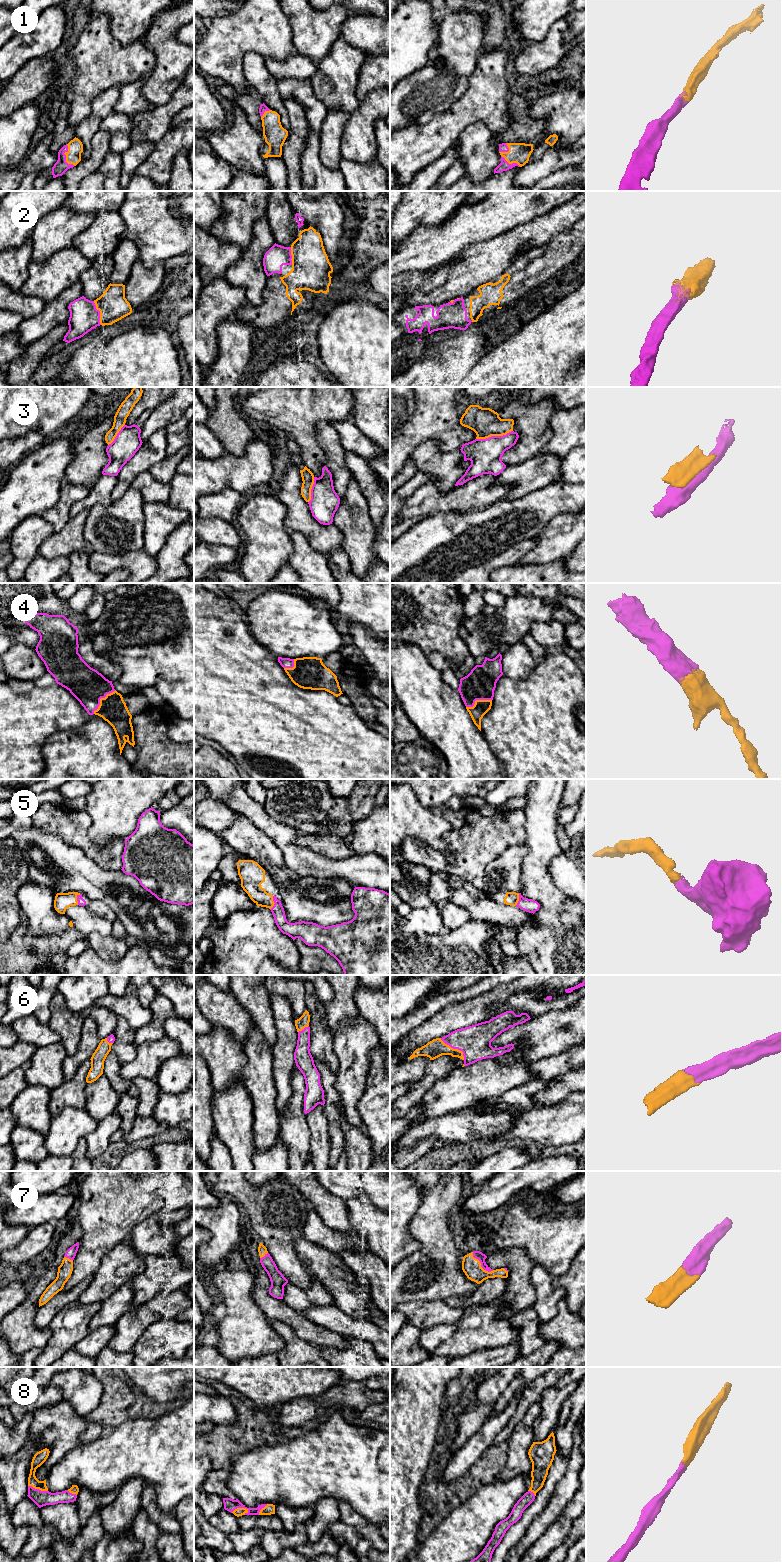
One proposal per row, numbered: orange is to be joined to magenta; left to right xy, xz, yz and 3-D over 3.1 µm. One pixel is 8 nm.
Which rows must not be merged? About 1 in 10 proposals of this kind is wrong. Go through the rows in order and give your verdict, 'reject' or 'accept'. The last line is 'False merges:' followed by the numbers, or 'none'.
1: accept
2: accept
3: reject
4: accept
5: accept
6: accept
7: accept
8: accept
False merges: 3

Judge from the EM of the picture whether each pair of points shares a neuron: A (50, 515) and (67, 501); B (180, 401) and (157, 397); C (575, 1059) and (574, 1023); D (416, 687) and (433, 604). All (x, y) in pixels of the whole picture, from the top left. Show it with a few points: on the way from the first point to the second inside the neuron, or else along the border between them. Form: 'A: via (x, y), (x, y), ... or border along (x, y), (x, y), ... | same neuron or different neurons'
A: via (54, 514), (63, 505) | same neuron
B: border along (169, 397), (153, 409) | different neurons
C: border along (575, 1045), (553, 1055) | different neurons
D: border along (403, 642), (414, 642), (427, 657) | different neurons

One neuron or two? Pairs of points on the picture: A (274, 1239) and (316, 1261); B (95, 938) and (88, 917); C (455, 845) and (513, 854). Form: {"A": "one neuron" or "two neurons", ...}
{"A": "two neurons", "B": "two neurons", "C": "two neurons"}

